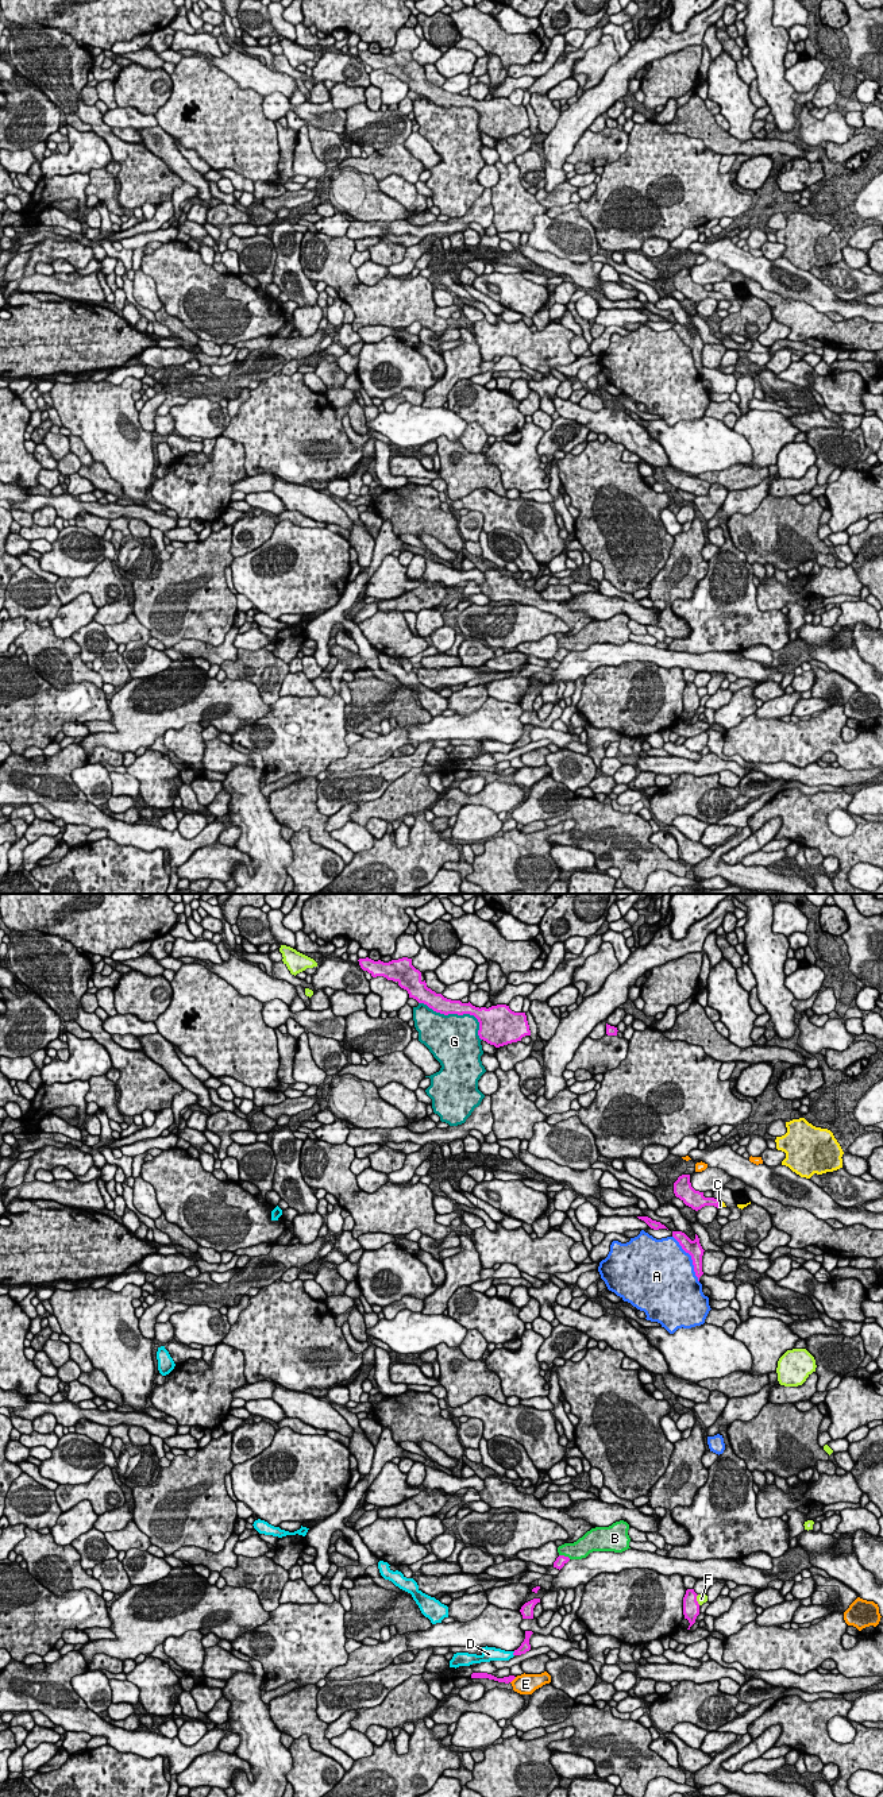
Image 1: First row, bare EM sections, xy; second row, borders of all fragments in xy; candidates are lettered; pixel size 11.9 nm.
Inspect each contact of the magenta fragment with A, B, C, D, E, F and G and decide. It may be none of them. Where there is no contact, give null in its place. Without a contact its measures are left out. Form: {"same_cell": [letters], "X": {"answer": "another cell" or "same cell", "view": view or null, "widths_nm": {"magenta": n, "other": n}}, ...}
{"same_cell": ["C"], "A": {"answer": "another cell", "view": "xy", "widths_nm": {"magenta": 180, "other": 480}}, "B": {"answer": "another cell", "view": "xy", "widths_nm": {"magenta": 120, "other": 220}}, "C": {"answer": "same cell", "view": "xy", "widths_nm": {"magenta": 160, "other": 60}}, "D": {"answer": "another cell", "view": "xy", "widths_nm": {"magenta": 120, "other": 160}}, "E": {"answer": "another cell", "view": "xy", "widths_nm": {"magenta": 90, "other": 260}}, "F": {"answer": "another cell", "view": "xy", "widths_nm": {"magenta": 190, "other": 120}}, "G": {"answer": "another cell", "view": "xy", "widths_nm": {"magenta": 200, "other": 500}}}

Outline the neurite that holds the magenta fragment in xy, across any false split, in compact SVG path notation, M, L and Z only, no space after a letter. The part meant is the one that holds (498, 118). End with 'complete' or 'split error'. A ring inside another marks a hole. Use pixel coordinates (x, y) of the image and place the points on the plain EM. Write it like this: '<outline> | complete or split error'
M366 50L358 54L360 61L367 63L373 70L383 69L387 73L397 74L401 81L408 84L409 90L427 97L436 105L444 108L474 108L479 115L479 131L496 140L521 134L523 130L531 128L525 105L514 105L506 97L479 101L470 95L462 96L460 93L447 92L427 80L425 73L421 73L421 65L412 58L412 51L402 50L383 55Z | complete

